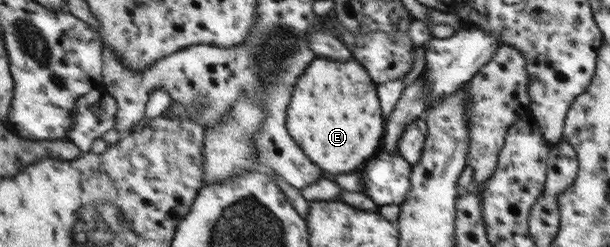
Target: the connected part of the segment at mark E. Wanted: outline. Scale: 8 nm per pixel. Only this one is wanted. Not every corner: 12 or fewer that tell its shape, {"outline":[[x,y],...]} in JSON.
{"outline":[[317,57],[291,135],[323,171],[349,173],[386,133],[358,60]]}

